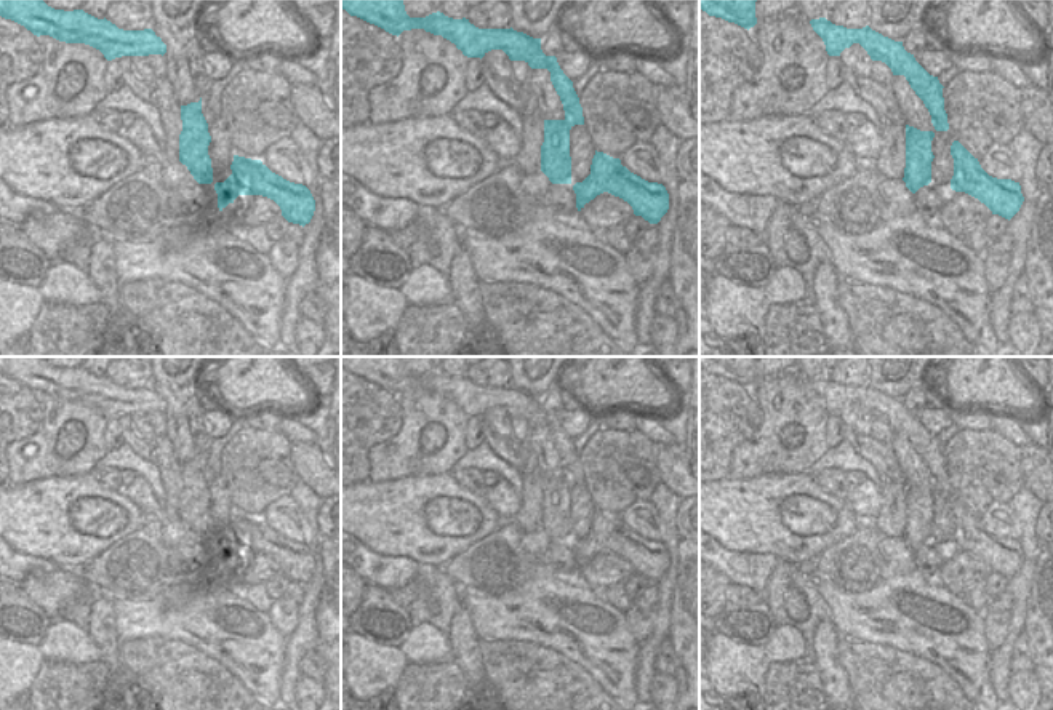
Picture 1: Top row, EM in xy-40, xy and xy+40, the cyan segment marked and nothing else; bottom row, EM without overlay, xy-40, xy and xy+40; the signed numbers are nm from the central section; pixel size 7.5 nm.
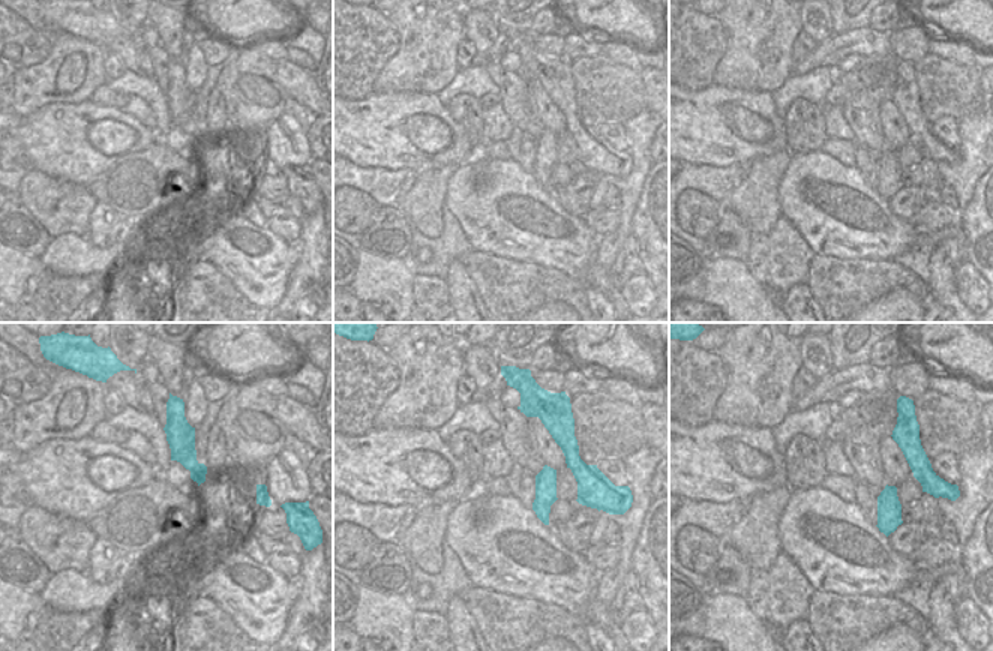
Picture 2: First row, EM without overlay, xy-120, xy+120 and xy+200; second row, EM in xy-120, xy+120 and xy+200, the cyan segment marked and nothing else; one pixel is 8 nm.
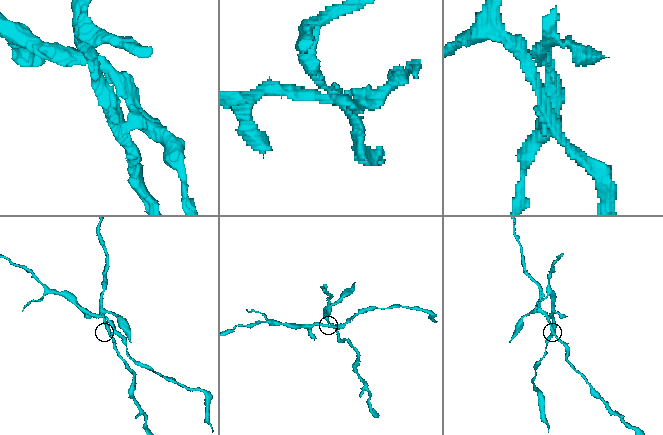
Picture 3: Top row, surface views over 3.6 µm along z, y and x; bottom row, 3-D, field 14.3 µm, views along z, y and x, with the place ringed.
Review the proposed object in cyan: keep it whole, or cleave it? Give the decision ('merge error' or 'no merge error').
merge error

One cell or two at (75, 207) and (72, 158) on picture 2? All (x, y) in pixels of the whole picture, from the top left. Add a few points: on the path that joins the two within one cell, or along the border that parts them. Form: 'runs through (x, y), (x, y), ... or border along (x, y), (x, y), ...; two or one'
border along (41, 170), (54, 177), (86, 186); two

